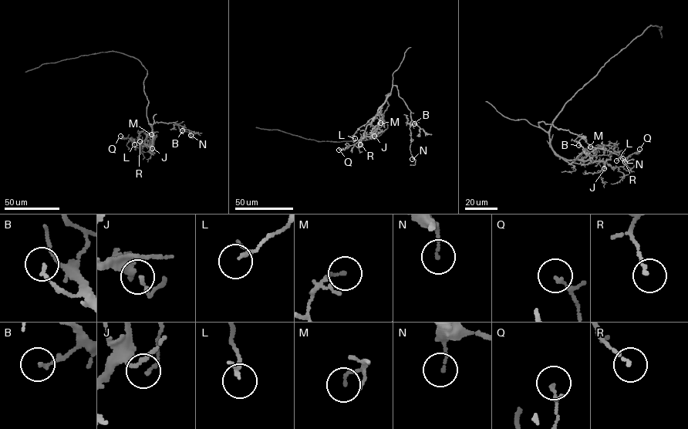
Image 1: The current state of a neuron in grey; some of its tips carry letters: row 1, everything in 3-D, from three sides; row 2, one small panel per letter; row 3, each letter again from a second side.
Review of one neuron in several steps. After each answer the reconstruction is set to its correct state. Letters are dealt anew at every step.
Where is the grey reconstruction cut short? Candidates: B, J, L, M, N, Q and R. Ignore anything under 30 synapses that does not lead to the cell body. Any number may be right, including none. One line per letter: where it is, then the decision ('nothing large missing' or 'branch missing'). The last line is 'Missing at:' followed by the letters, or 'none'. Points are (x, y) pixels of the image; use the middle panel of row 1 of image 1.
B: place (414, 123); nothing large missing
J: place (374, 136); nothing large missing
L: place (355, 138); nothing large missing
M: place (380, 123); nothing large missing
N: place (412, 159); nothing large missing
Q: place (338, 150); nothing large missing
R: place (360, 144); nothing large missing
Missing at: none

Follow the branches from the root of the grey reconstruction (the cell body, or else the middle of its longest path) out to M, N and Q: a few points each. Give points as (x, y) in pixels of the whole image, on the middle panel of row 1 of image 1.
M: (383, 119), (383, 113), (389, 106), (386, 97), (389, 93), (381, 107), (380, 113), (383, 116), (380, 123)
N: (383, 119), (383, 113), (389, 106), (386, 97), (395, 85), (399, 96), (410, 112), (409, 149), (412, 159)
Q: (383, 119), (389, 106), (386, 97), (389, 93), (366, 126), (364, 136), (338, 150)

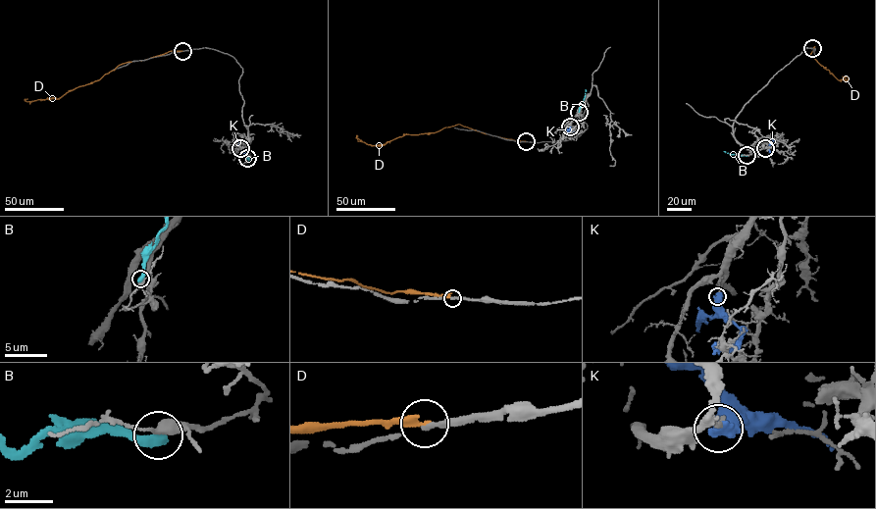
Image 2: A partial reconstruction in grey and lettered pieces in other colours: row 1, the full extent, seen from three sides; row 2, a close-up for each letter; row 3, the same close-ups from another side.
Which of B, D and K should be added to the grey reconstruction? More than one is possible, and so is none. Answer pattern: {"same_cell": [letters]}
{"same_cell": []}

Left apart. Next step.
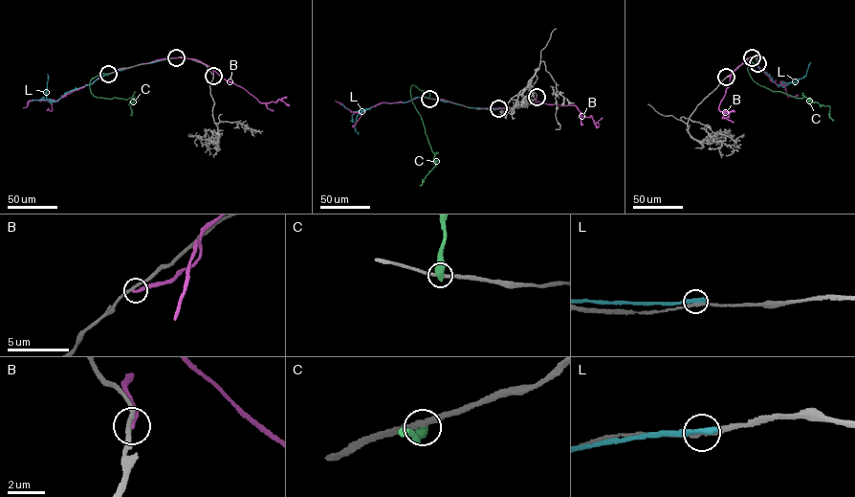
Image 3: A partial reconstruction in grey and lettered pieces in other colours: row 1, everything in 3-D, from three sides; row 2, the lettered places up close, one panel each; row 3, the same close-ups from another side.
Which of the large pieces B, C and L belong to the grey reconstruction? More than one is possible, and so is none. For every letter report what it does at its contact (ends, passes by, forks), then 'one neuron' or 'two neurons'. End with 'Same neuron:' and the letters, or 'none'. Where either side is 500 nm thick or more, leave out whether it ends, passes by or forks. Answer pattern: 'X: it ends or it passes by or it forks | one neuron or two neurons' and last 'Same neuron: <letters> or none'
B: it ends | two neurons
C: two neurons
L: it ends | two neurons
Same neuron: none

